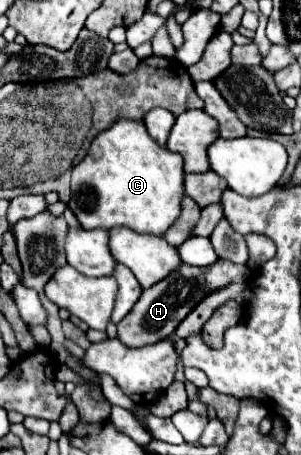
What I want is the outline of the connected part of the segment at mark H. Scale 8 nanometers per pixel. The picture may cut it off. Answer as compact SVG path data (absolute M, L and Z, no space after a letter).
M219 260L213 266L205 268L181 264L179 270L171 272L165 280L143 290L133 310L117 324L117 336L127 348L141 348L165 340L175 332L179 322L199 304L199 300L203 300L207 294L211 294L221 286L227 286L231 282L243 282L245 278L247 278L247 266L233 264L229 260Z

